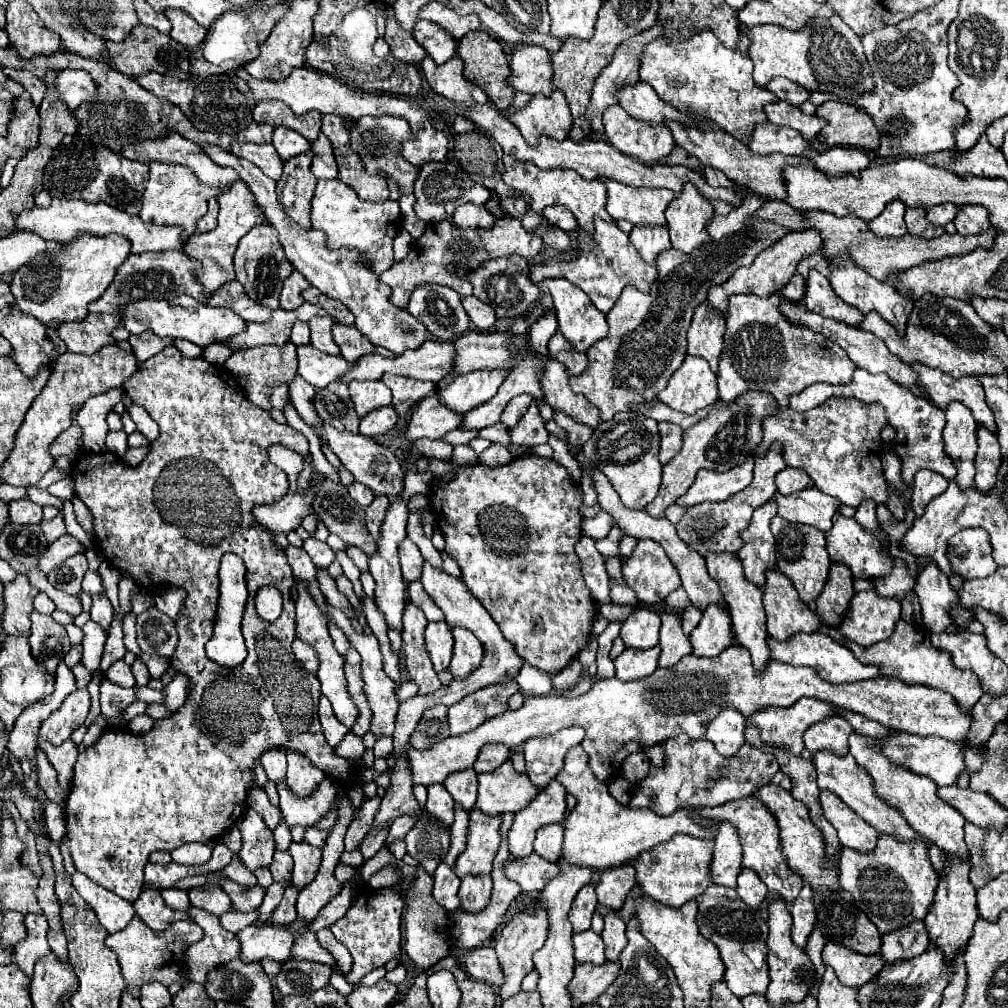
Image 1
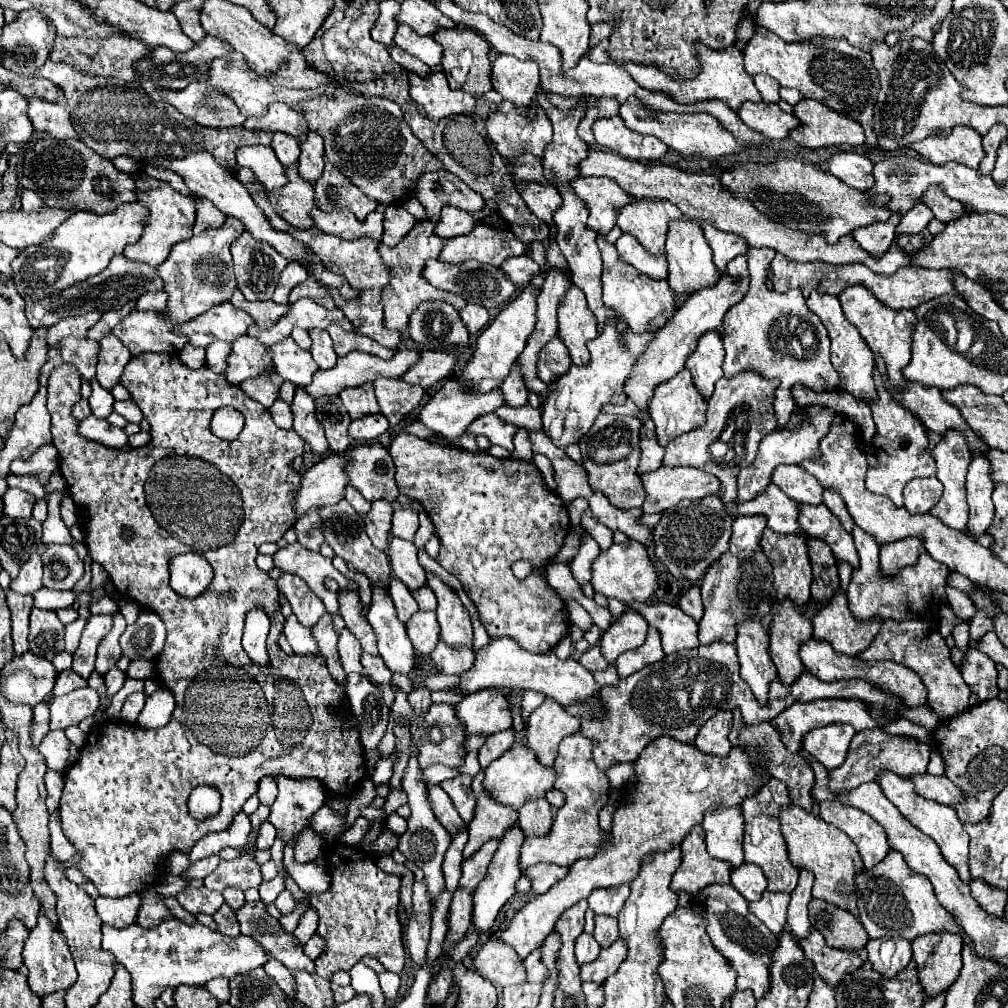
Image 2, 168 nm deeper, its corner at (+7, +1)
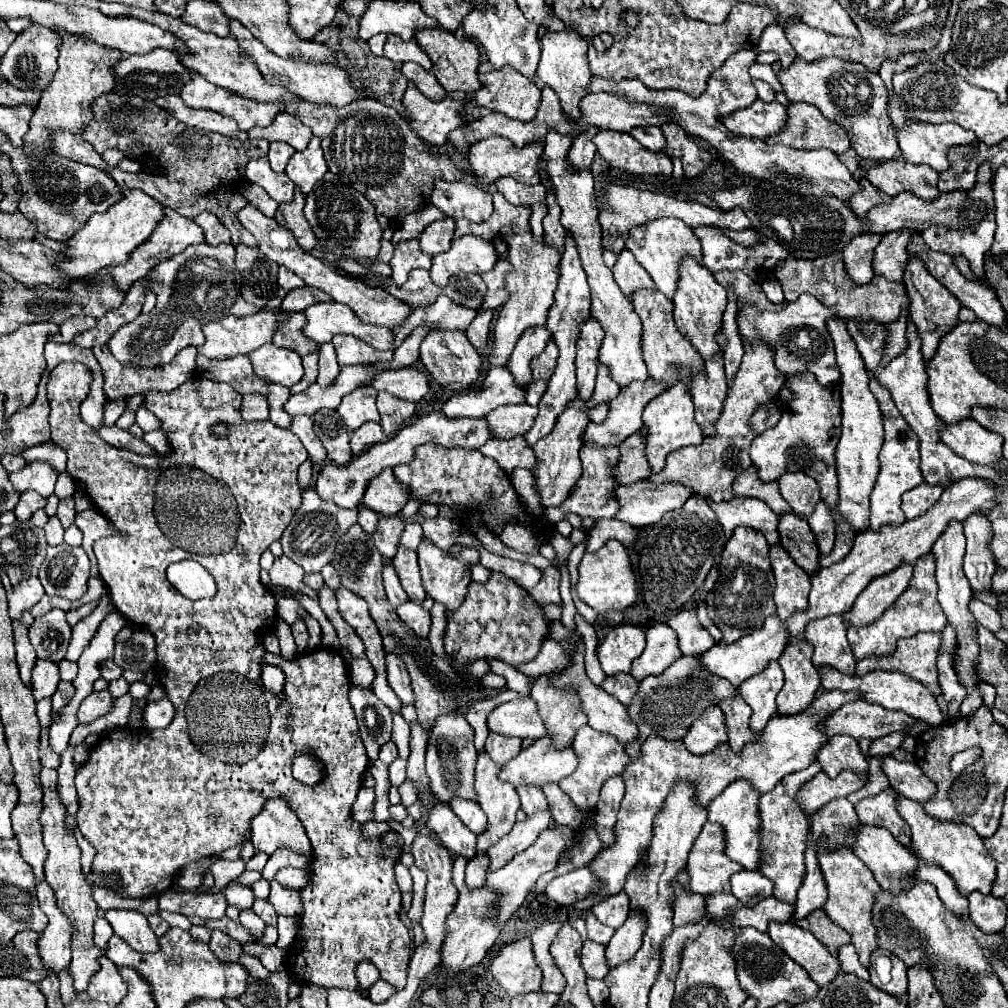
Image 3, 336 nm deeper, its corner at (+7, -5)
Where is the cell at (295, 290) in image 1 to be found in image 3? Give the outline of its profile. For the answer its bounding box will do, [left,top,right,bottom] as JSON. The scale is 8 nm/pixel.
[278,267,306,299]

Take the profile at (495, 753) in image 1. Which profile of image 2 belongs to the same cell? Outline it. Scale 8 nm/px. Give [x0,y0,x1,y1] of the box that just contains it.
[478,729,514,769]

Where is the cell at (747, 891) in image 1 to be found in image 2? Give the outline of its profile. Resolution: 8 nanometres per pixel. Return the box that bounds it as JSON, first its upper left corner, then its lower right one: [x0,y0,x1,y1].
[732,863,766,901]

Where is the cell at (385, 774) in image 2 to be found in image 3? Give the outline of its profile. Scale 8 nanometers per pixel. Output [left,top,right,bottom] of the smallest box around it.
[390,759,406,787]

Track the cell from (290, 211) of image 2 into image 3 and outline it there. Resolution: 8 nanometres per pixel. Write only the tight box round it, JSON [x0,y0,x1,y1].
[274,187,316,251]

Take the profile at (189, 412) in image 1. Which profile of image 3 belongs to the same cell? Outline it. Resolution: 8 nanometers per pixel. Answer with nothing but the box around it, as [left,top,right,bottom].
[48,363,410,989]

